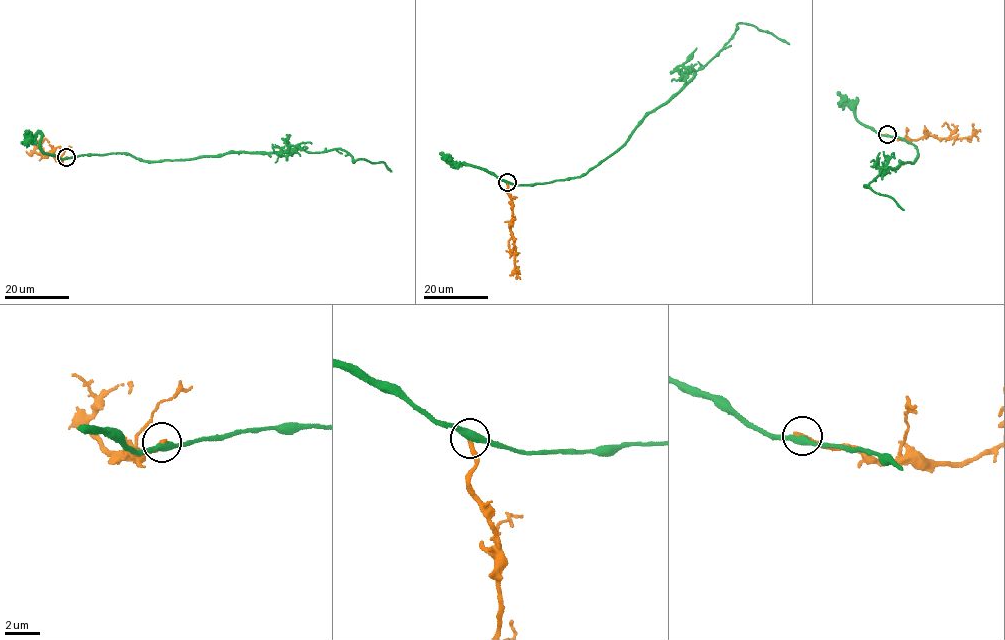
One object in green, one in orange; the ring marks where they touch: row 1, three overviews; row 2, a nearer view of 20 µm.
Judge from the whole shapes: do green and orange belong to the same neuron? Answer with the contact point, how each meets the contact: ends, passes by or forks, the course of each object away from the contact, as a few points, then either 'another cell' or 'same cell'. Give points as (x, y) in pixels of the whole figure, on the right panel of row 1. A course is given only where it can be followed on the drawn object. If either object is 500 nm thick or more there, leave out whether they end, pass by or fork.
at (887, 134); green passes by; orange ends there; green runs (887, 135), (914, 145), (919, 155), (914, 164), (900, 162), (864, 185), (904, 210); orange runs (887, 135), (901, 139), (935, 135), (941, 138), (968, 138), (973, 124); another cell

